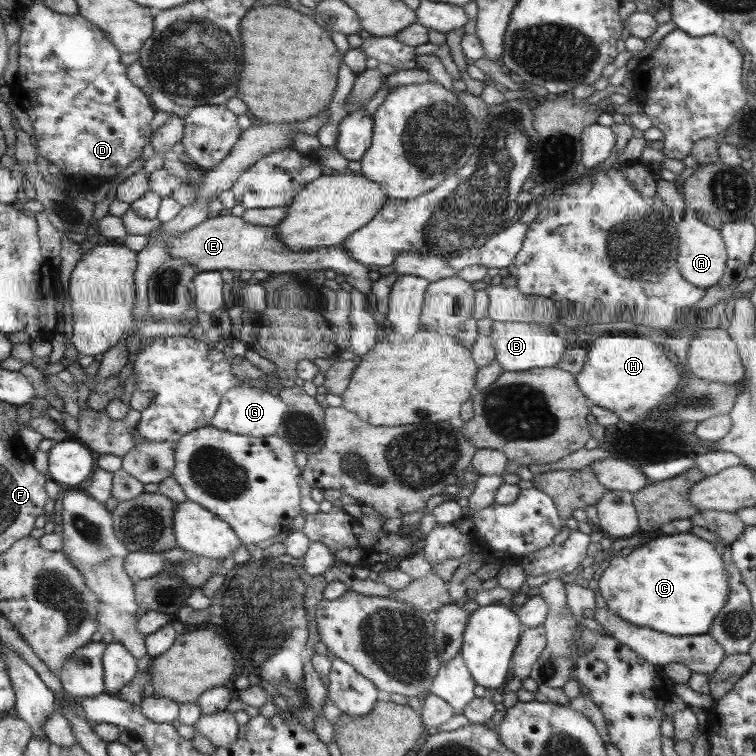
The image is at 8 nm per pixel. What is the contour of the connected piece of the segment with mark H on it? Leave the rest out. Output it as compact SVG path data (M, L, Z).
M604 334L586 351L586 361L576 374L576 382L593 405L613 412L620 421L639 422L659 408L665 394L677 390L679 372L663 356L661 346L653 346L649 339L633 334Z

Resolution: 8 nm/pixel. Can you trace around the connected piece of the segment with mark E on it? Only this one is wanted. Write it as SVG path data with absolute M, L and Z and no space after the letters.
M217 215L210 217L193 226L180 235L169 237L166 240L166 250L171 259L181 259L194 266L201 272L208 271L264 271L269 274L293 273L304 275L309 270L333 270L329 274L343 275L344 286L353 288L363 294L369 294L372 281L369 280L367 266L359 264L351 257L342 245L334 247L315 247L307 252L289 252L277 239L274 227L262 227L247 224L239 216Z

